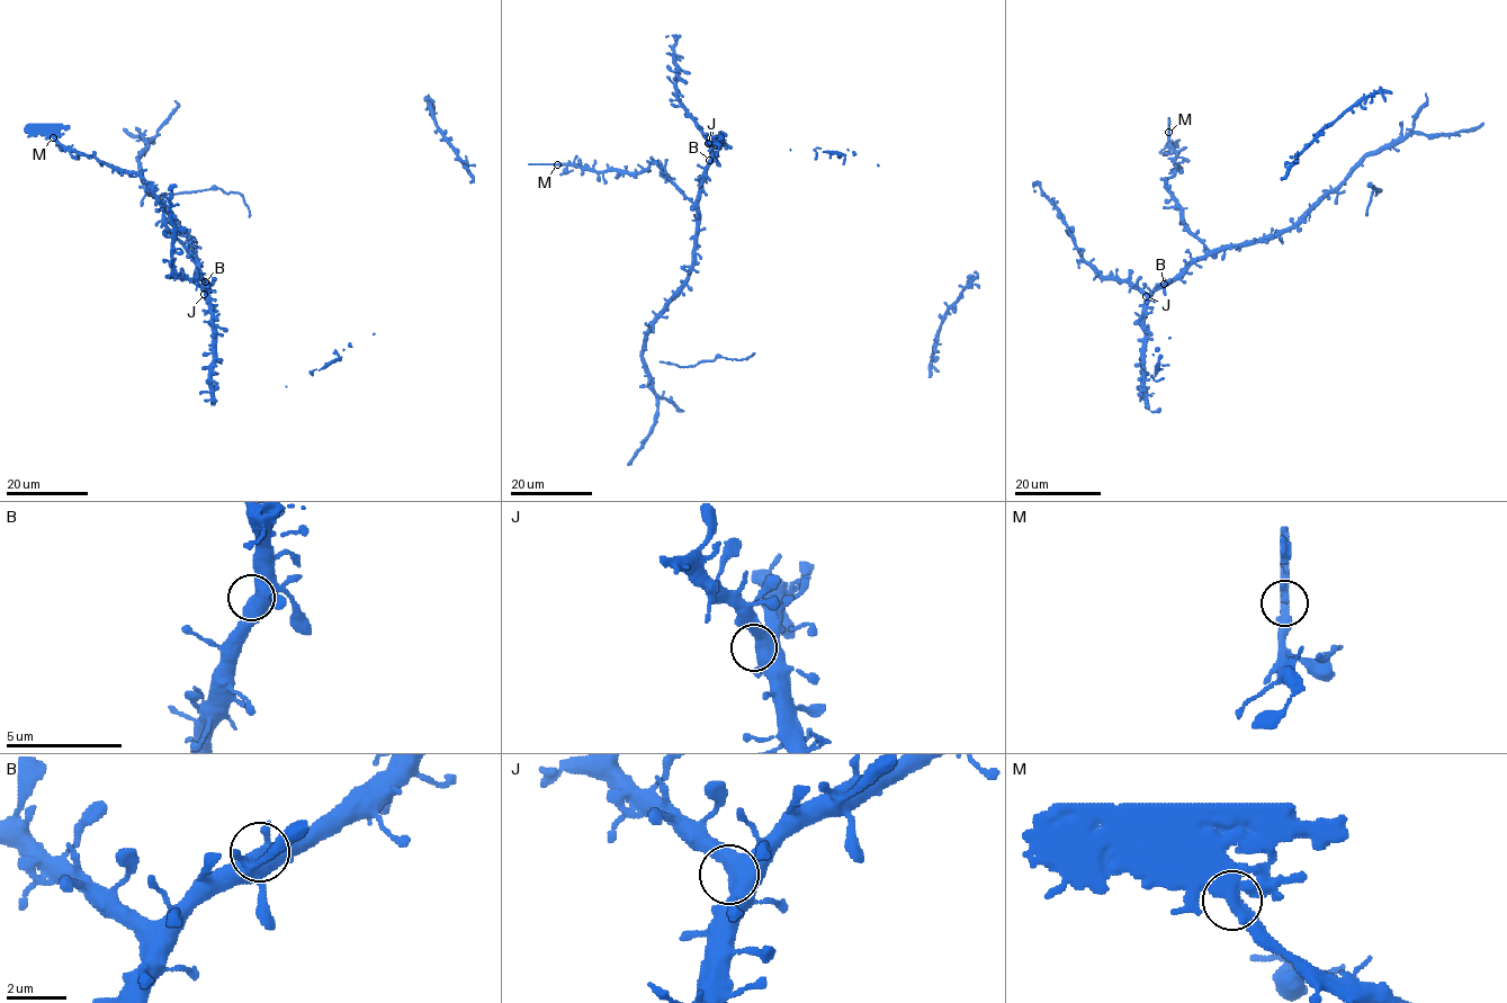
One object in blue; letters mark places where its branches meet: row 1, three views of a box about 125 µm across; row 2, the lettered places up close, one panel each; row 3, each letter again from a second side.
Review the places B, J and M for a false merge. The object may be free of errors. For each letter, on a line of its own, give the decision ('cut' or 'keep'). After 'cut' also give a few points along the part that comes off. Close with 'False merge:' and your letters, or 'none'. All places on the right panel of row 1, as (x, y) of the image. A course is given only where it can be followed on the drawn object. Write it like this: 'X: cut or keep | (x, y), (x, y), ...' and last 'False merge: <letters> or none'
B: keep
J: keep
M: cut
False merge: M

